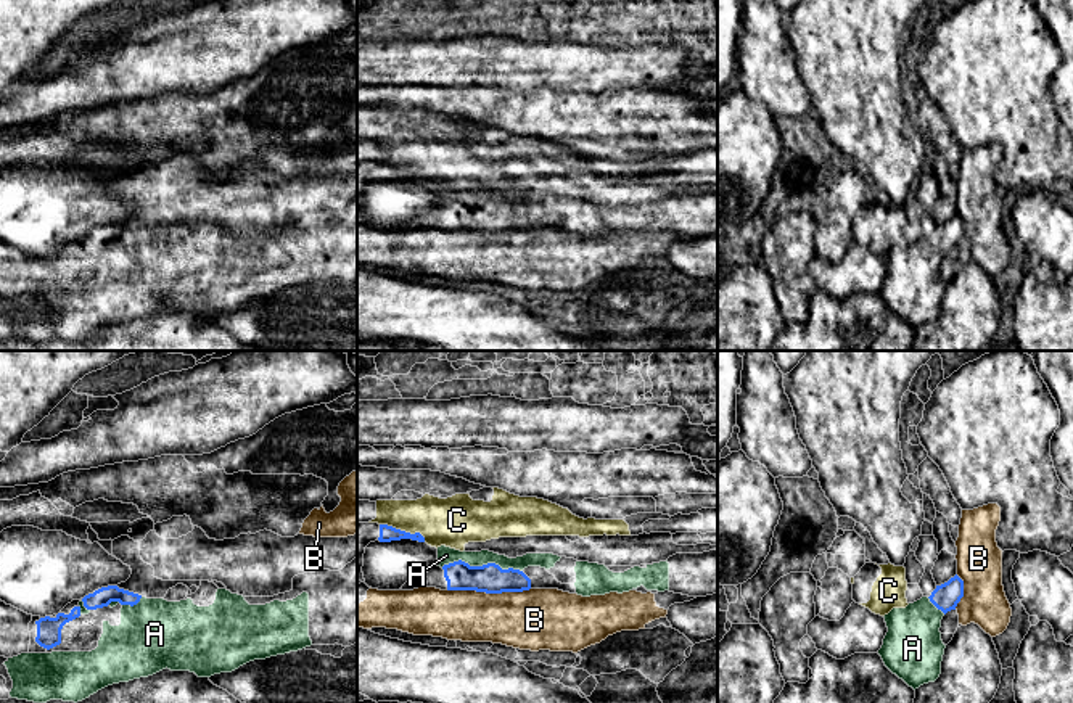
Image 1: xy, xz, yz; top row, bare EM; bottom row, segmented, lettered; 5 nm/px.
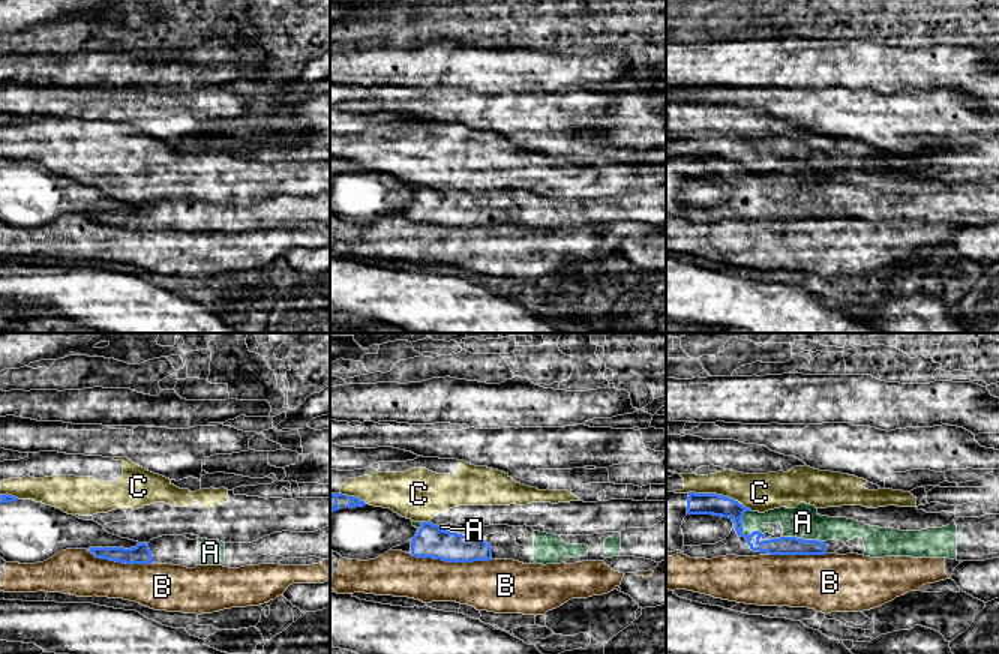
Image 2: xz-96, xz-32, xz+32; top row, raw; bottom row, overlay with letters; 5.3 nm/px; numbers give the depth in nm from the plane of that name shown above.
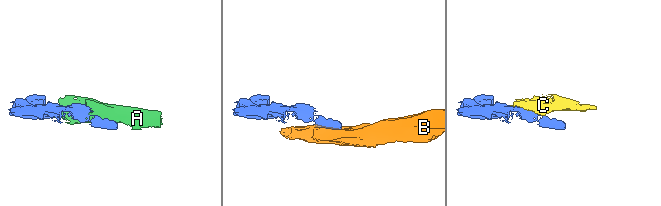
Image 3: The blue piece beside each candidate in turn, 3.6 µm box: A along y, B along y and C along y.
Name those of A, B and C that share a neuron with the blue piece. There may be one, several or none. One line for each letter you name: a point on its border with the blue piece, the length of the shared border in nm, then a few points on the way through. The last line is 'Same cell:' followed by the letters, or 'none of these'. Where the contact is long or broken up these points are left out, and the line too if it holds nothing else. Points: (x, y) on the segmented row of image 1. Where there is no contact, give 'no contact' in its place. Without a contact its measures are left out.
A: meets blue in xz at (483, 565); contact 400 nm long
Same cell: A

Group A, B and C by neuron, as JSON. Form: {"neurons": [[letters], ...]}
{"neurons": [["A"], ["B"], ["C"]]}

